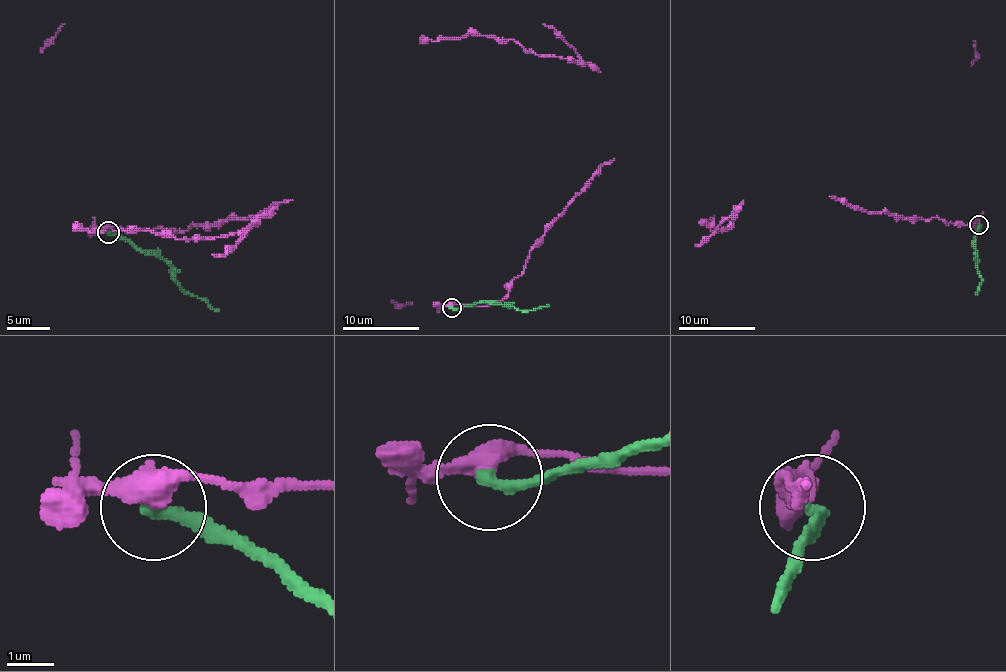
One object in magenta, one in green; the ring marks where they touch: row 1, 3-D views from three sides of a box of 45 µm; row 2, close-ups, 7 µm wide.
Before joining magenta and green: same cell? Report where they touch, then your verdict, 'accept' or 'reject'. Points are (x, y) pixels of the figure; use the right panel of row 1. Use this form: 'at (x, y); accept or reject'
at (979, 225); reject

